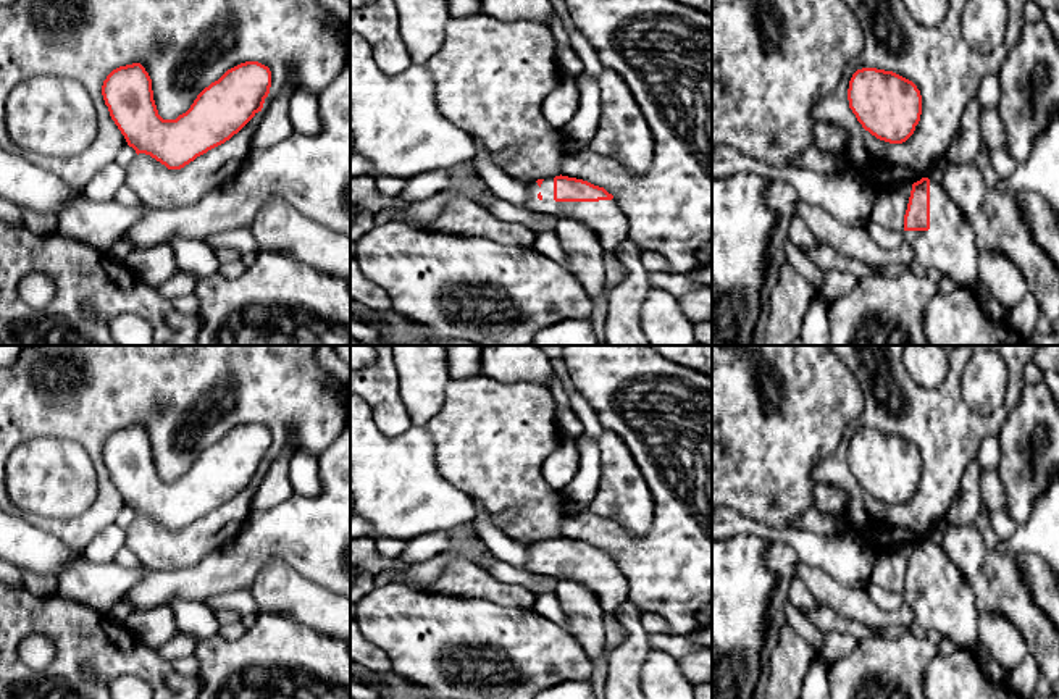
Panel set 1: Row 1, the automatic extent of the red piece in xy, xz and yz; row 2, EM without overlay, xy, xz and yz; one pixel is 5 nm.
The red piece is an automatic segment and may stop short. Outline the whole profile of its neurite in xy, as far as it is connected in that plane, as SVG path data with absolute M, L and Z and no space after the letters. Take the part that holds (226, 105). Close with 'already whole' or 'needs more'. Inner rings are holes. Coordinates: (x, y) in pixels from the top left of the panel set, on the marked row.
M245 61L205 87L186 113L163 119L149 73L140 63L132 63L107 76L102 95L111 119L137 155L150 155L168 170L181 170L237 134L262 111L270 87L270 68Z | already whole

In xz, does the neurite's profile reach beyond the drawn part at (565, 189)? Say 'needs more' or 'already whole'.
needs more

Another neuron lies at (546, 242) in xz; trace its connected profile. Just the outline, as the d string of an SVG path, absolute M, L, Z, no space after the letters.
M542 228L539 231L534 231L536 241L534 241L534 249L549 258L555 260L559 265L563 268L570 270L570 262L567 253L563 252L555 232Z

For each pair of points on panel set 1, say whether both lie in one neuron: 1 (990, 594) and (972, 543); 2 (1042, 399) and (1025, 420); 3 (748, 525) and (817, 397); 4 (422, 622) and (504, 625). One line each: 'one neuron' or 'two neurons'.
1: one neuron
2: one neuron
3: two neurons
4: one neuron

